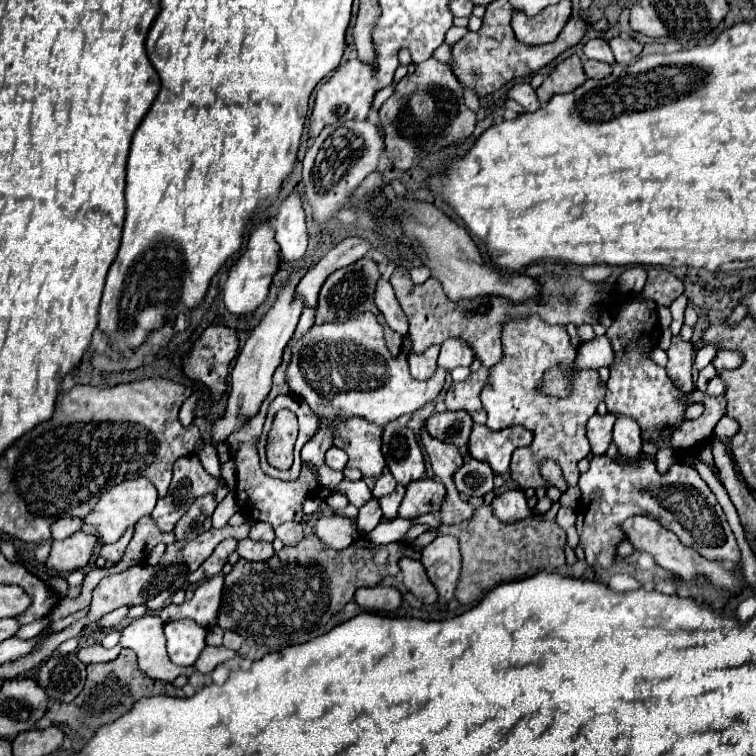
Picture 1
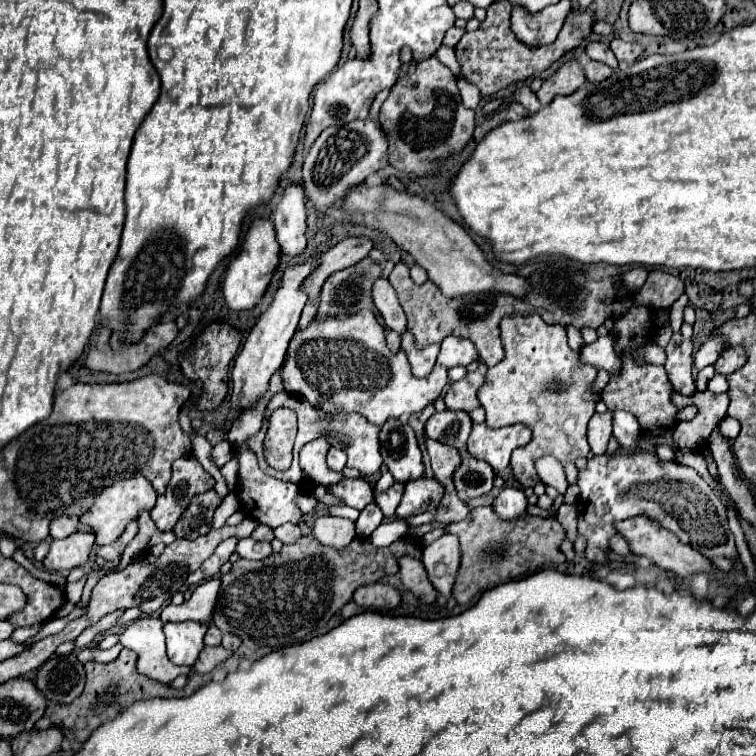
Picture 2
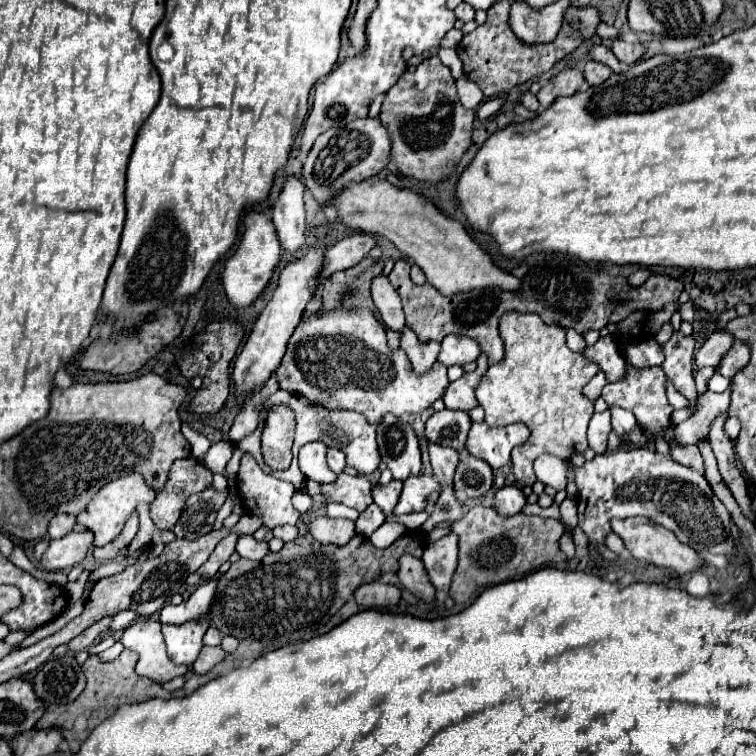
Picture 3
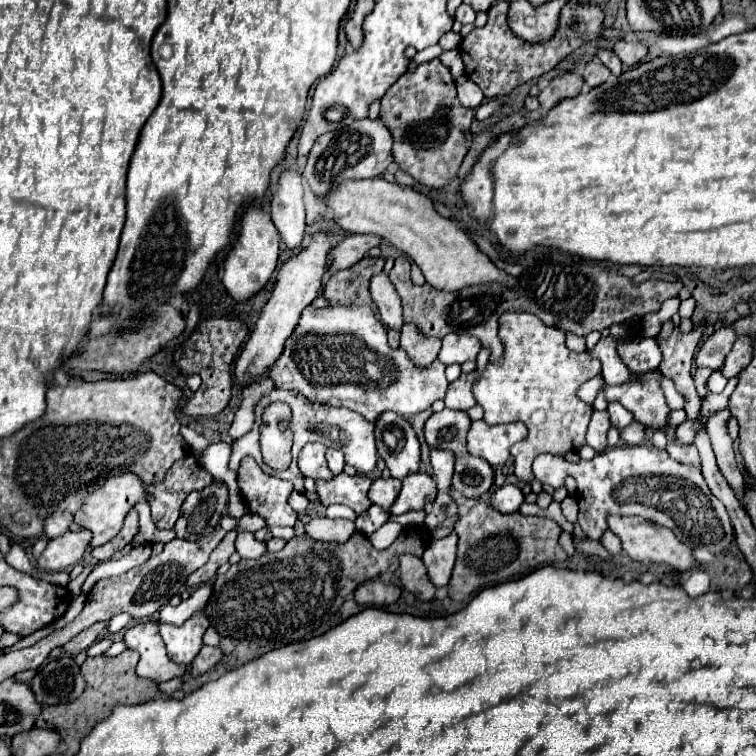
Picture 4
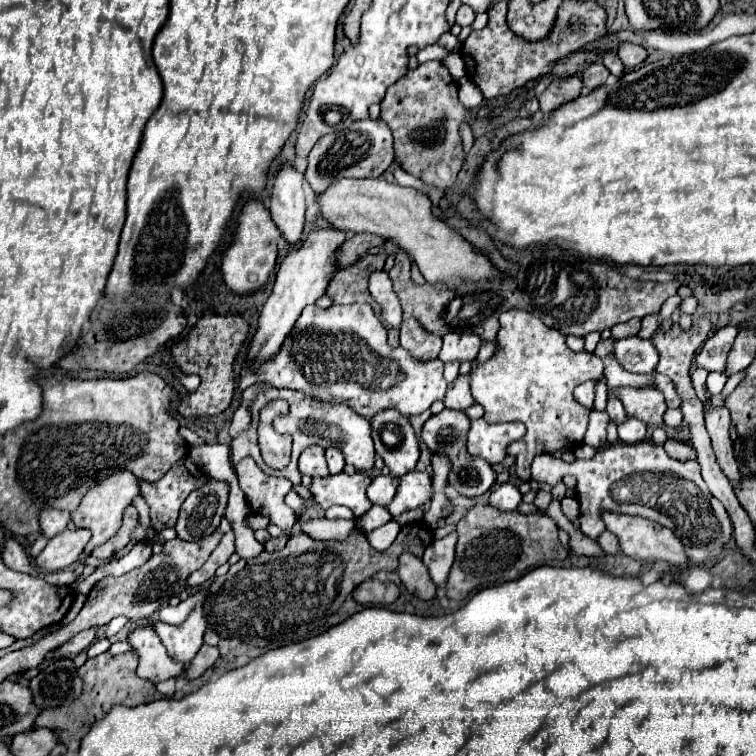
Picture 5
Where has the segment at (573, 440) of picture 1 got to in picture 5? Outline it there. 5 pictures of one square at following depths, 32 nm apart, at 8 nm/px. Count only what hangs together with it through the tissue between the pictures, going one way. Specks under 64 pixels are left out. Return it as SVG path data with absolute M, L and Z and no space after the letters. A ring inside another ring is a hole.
M508 310L500 316L500 352L486 364L474 362L472 368L472 396L484 406L484 420L490 424L520 420L526 424L526 436L508 446L516 458L516 476L524 482L532 478L530 464L536 454L574 450L584 442L590 410L572 392L578 384L602 376L602 360L588 352L572 352L564 340L562 332L548 328L534 314Z

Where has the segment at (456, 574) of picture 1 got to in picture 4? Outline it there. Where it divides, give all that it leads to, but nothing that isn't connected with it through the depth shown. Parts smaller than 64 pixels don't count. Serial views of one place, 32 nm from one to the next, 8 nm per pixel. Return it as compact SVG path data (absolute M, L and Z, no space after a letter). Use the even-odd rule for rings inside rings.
M452 532L446 538L432 540L424 550L422 562L428 568L428 576L436 588L446 588L456 564L456 544L458 536Z

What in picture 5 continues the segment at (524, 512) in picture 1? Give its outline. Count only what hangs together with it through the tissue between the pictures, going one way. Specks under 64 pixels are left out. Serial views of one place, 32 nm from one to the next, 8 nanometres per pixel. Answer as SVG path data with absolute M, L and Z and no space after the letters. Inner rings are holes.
M510 482L498 486L498 488L492 490L492 494L490 494L490 504L492 504L494 508L500 508L502 512L512 512L512 510L516 510L520 502L522 502L520 490L518 490L514 484L510 484Z

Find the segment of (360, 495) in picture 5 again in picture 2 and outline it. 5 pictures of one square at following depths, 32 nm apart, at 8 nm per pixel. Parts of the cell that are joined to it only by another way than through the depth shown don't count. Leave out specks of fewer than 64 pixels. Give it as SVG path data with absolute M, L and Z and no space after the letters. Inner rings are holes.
M342 478L338 484L330 486L328 490L330 490L330 494L342 498L348 506L358 508L358 510L362 510L366 504L370 504L374 500L372 488L366 482L366 478L358 478L358 480Z

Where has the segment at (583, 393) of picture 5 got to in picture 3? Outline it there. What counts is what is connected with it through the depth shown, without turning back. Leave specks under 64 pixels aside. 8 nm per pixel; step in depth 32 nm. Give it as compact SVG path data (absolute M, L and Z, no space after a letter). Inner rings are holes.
M598 372L598 374L586 384L584 396L588 396L590 400L596 400L596 398L600 396L600 392L602 392L604 386L606 386L606 376L604 376L604 372Z

